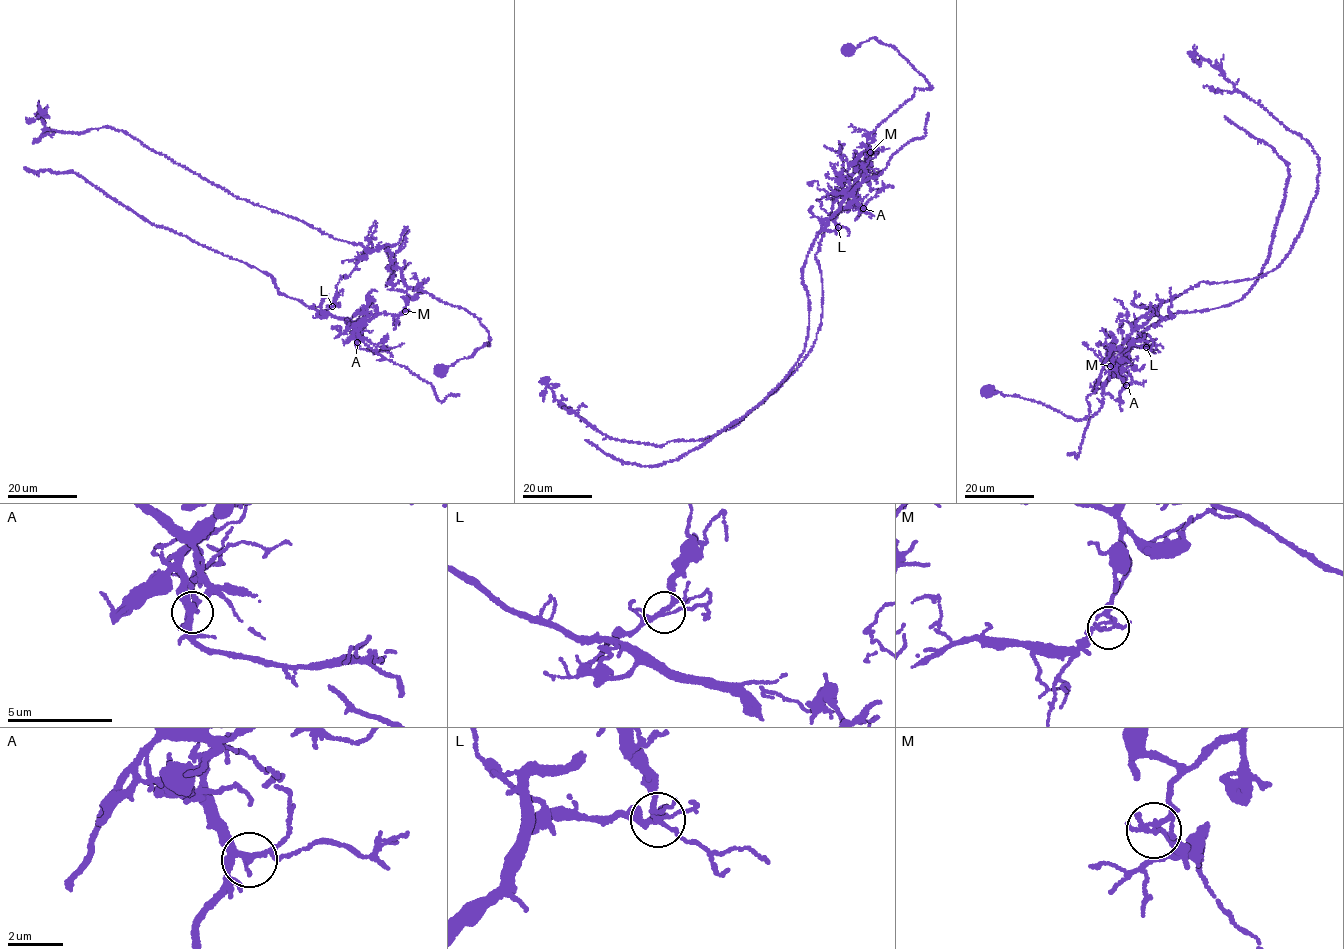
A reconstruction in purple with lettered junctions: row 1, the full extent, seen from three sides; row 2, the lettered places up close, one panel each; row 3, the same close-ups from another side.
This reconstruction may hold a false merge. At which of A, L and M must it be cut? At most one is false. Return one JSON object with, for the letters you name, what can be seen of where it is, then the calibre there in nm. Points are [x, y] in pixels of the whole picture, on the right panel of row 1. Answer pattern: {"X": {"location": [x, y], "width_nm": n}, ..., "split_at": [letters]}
{"M": {"location": [1110, 366], "width_nm": 130}, "split_at": ["M"]}

